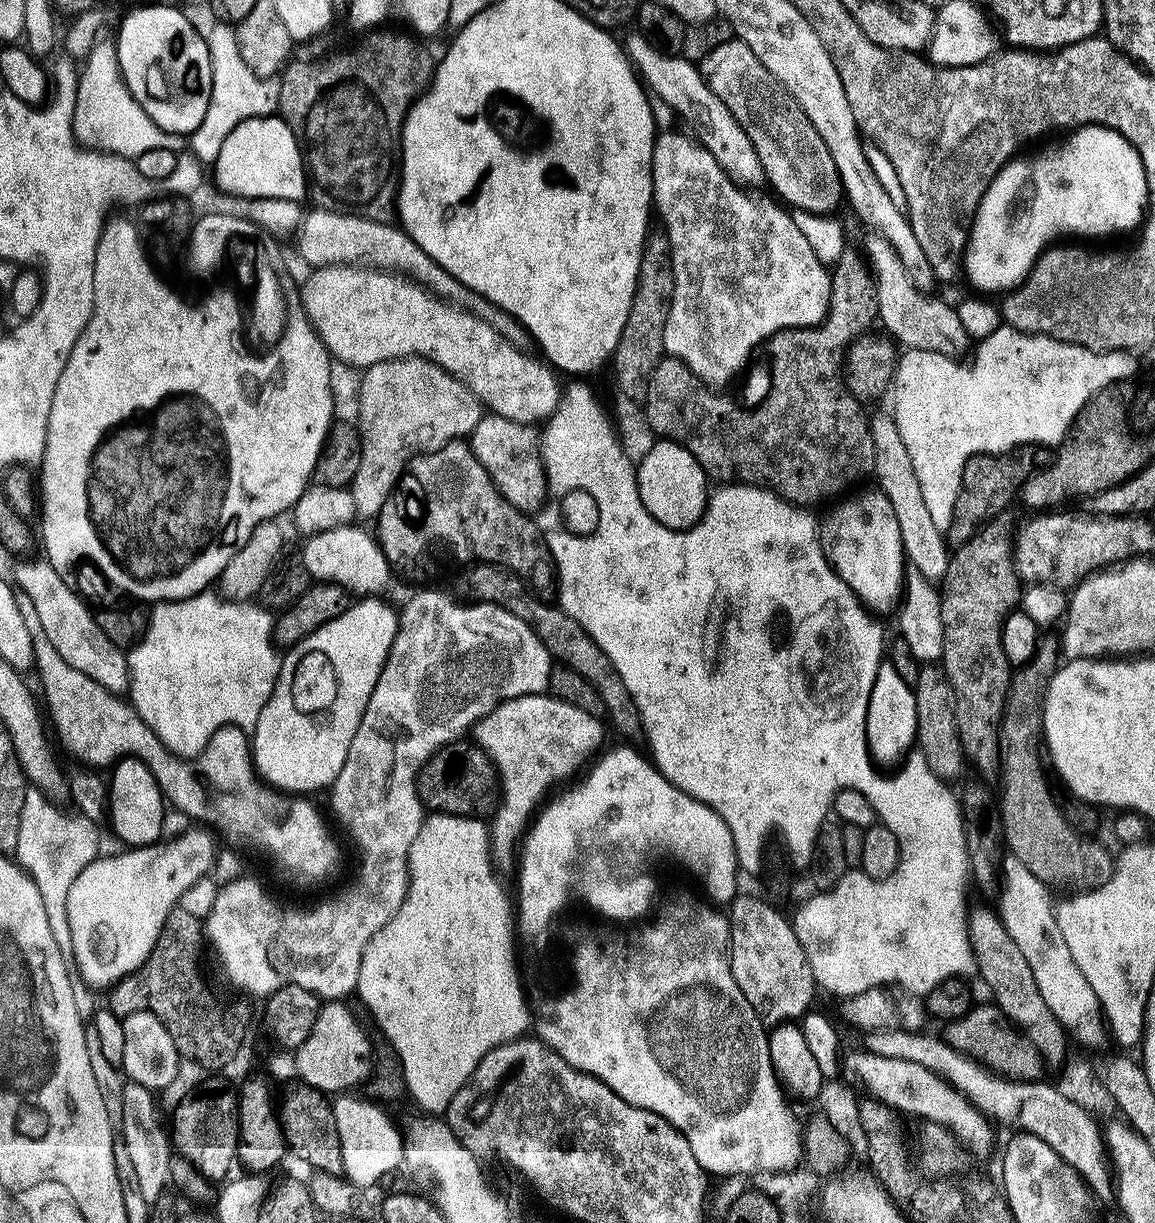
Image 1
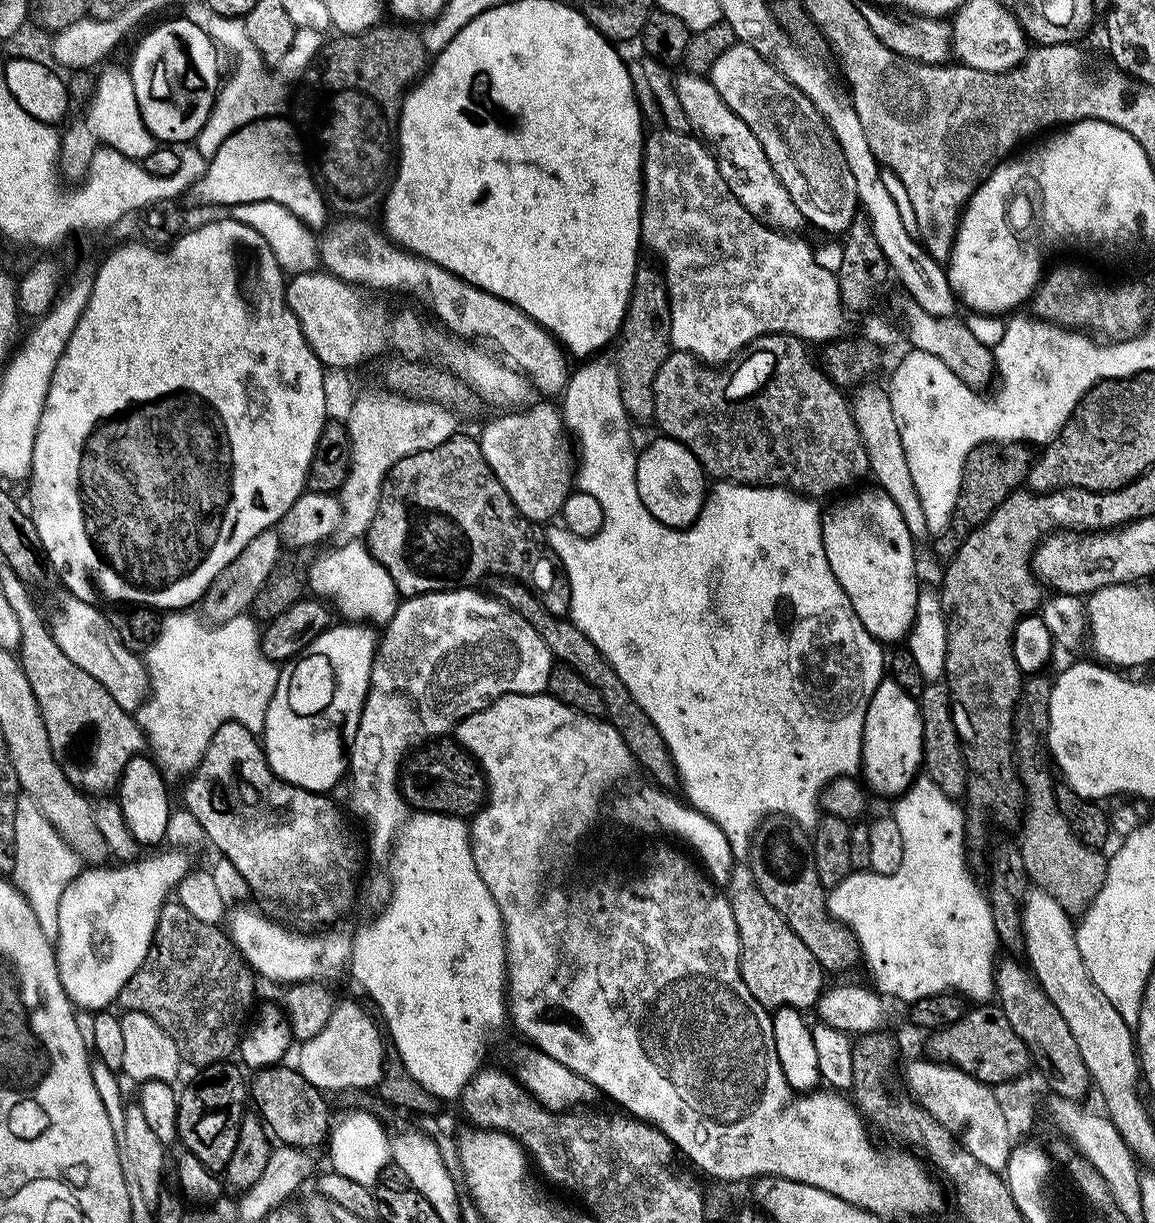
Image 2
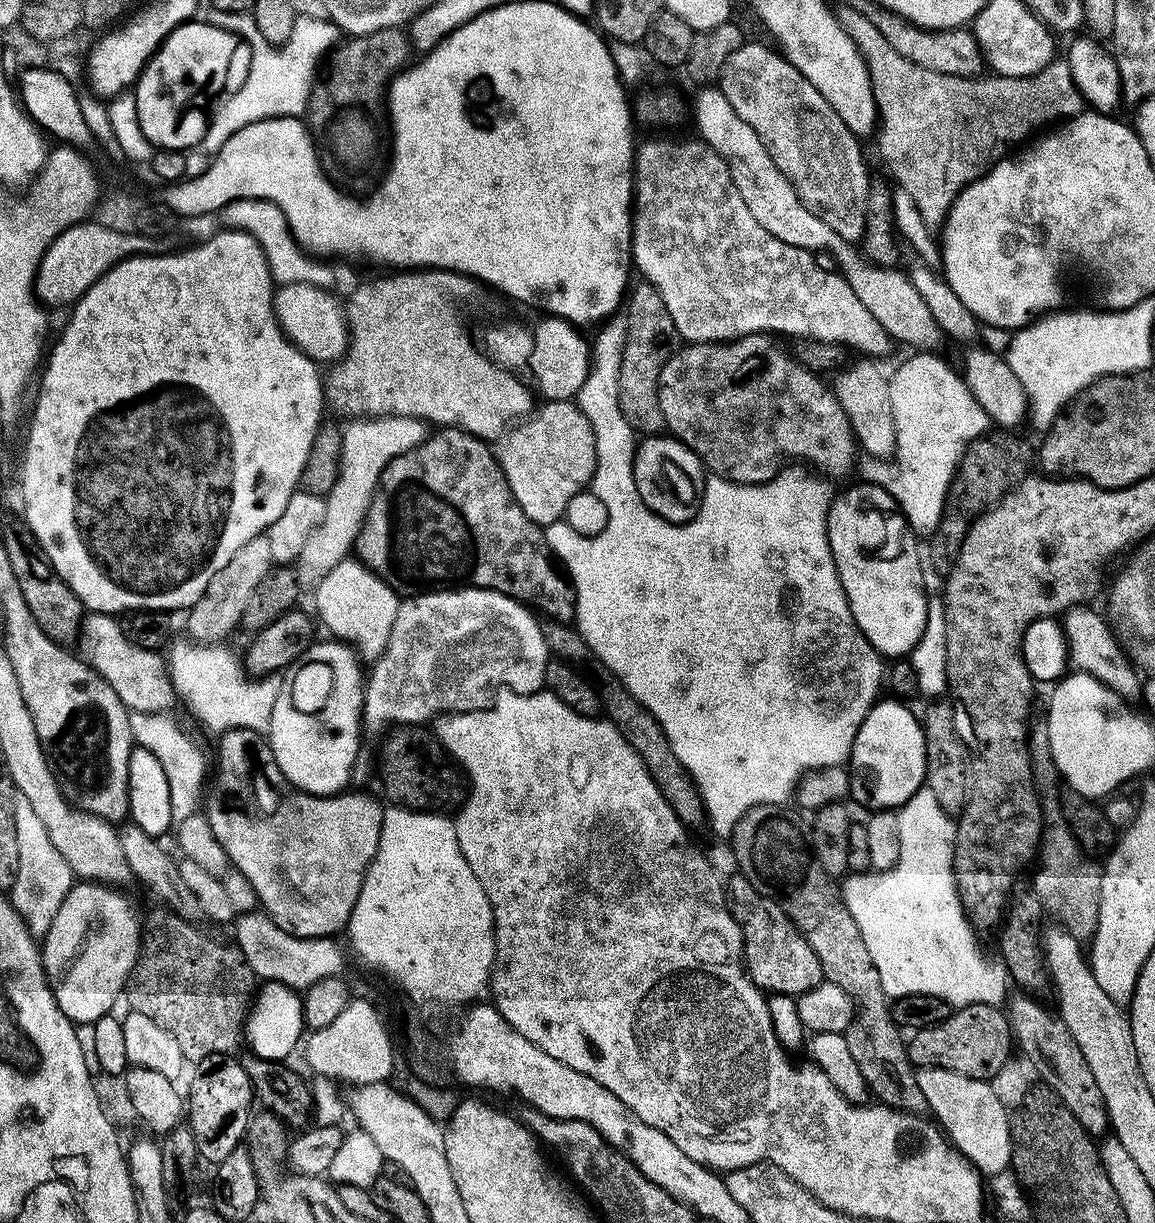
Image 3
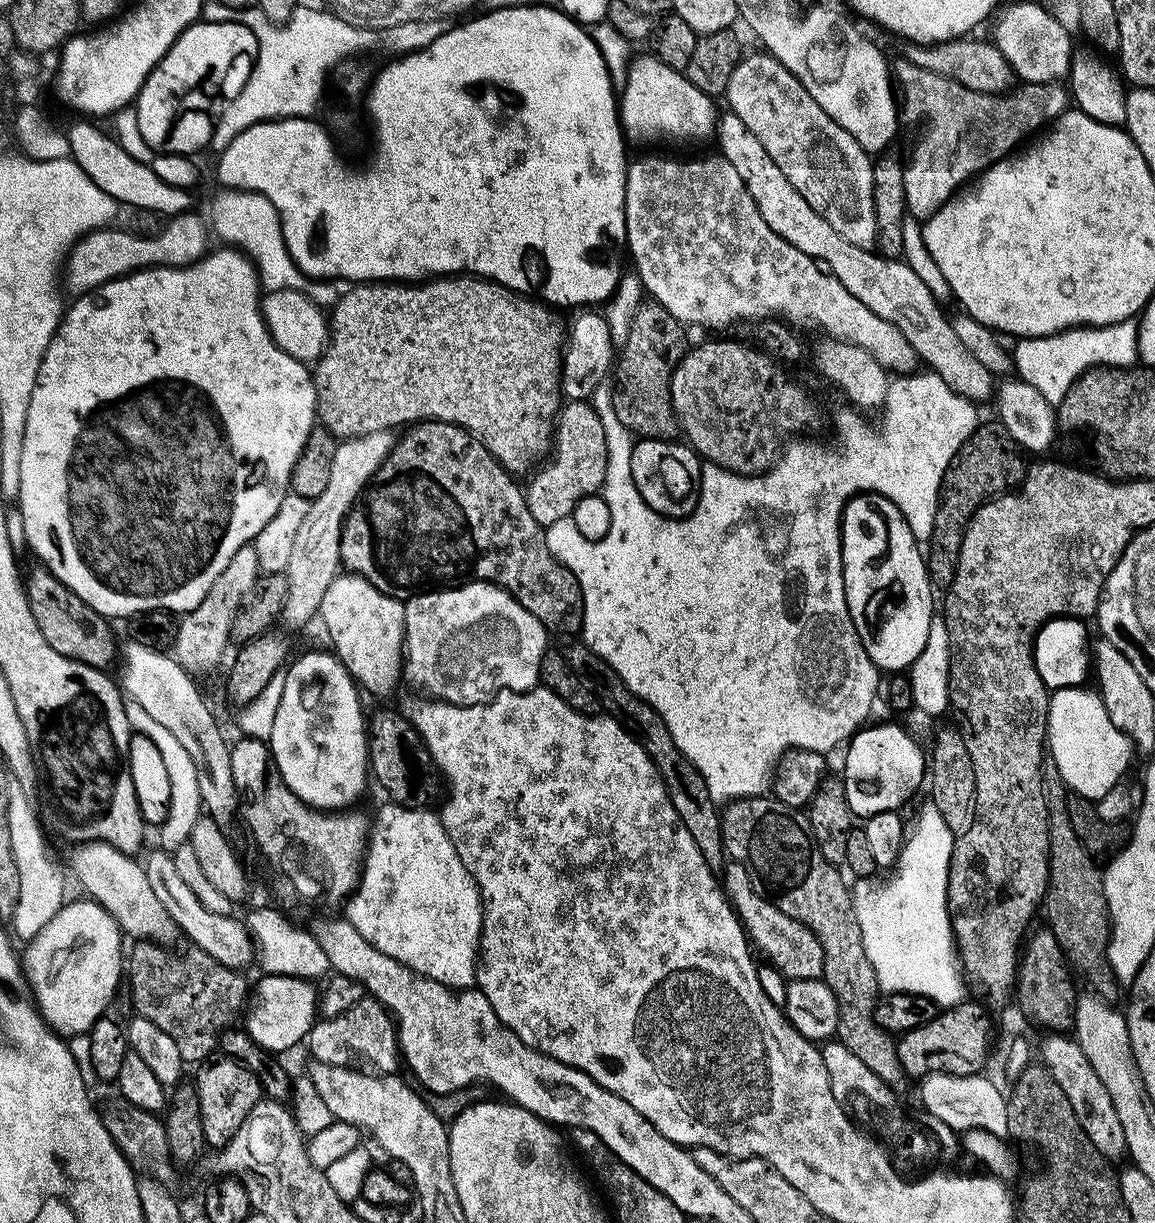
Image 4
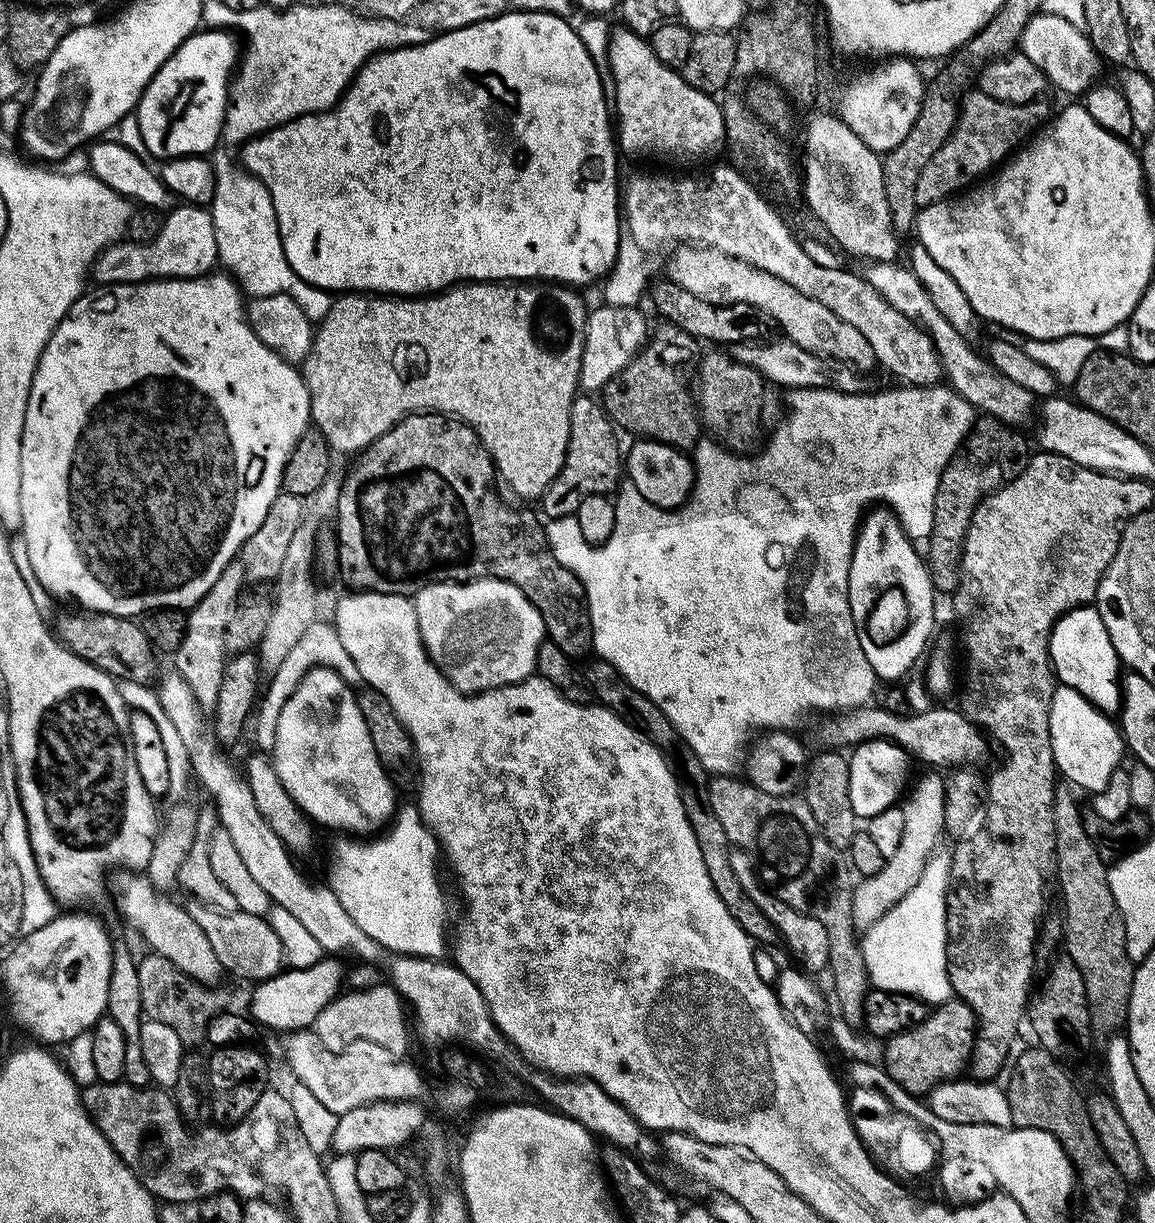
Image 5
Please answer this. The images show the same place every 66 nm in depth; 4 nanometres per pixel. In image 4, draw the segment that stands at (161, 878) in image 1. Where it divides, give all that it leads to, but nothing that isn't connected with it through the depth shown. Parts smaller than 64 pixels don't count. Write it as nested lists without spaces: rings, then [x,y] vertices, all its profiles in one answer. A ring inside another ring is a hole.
[[[91,898],[83,899],[84,900],[69,899],[67,903],[58,910],[54,918],[51,918],[50,922],[48,922],[46,926],[42,926],[41,929],[34,932],[34,935],[31,937],[33,940],[29,942],[28,949],[26,949],[25,952],[22,952],[22,967],[24,969],[24,975],[28,978],[28,987],[32,989],[32,999],[36,1007],[39,1008],[40,1014],[44,1017],[49,1028],[51,1028],[53,1032],[65,1038],[88,1033],[88,1031],[90,1031],[94,1026],[94,1022],[109,1011],[108,1003],[110,1003],[116,996],[116,987],[120,984],[120,978],[122,982],[122,965],[126,960],[125,949],[120,949],[122,933],[120,927],[116,925],[116,920],[102,905],[97,904],[95,900]]]

